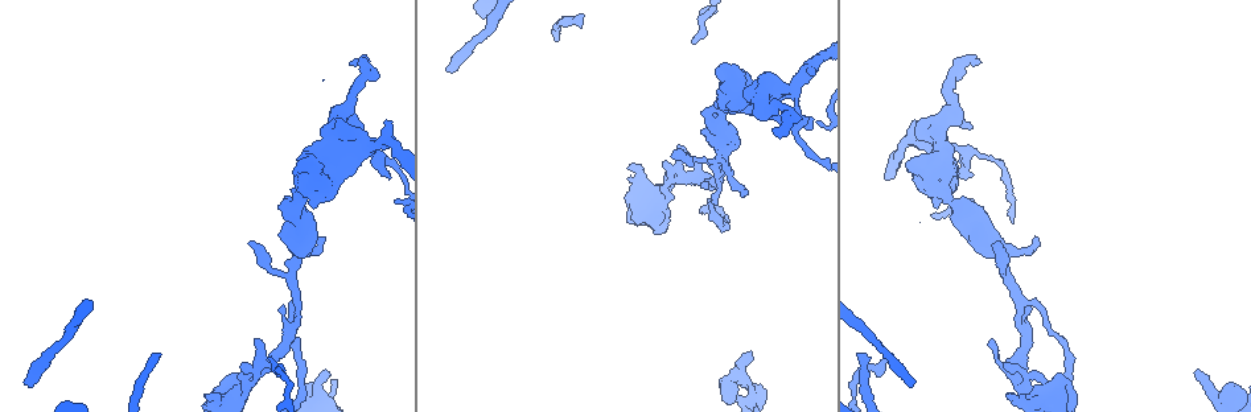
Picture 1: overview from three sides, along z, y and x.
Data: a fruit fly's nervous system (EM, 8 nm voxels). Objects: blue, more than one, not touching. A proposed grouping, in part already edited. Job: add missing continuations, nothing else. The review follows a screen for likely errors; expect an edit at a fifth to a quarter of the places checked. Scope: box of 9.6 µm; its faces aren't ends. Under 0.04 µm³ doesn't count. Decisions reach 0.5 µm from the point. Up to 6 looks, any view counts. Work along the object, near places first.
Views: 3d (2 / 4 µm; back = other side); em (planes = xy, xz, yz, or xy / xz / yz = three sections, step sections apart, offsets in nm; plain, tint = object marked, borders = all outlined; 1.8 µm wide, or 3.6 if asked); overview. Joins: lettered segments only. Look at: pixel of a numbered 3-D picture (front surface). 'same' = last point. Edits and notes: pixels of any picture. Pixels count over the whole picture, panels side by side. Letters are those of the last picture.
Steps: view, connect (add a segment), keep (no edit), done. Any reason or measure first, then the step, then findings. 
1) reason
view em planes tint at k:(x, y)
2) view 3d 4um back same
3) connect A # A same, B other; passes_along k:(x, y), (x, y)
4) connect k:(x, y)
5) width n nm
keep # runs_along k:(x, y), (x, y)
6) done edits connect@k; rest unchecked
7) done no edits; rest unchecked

an open end
view em yz step 4 borders at 1:(742, 194)

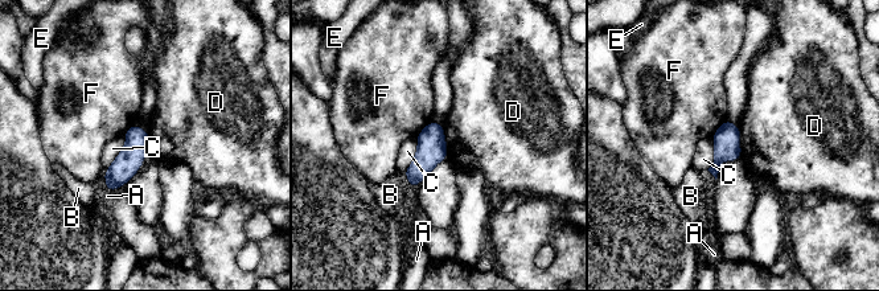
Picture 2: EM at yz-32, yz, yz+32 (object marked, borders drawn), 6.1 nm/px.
cut it another way
view em planes borders same

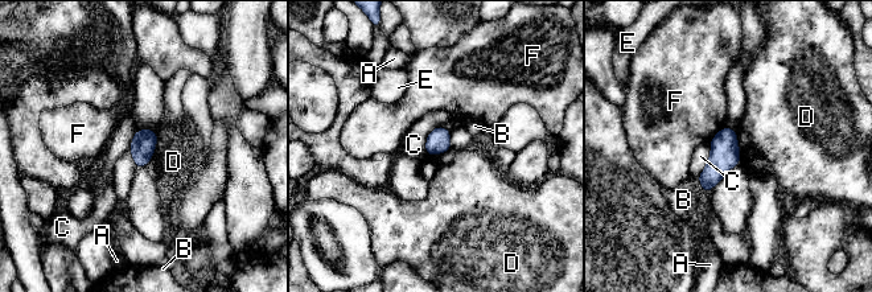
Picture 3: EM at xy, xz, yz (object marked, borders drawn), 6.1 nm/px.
keep # A other, B other, C other, D other, E other, F other; border 3:(735, 131), (739, 143); none of them fits

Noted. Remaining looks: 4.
free end
view 3d 4um at 1:(351, 65)

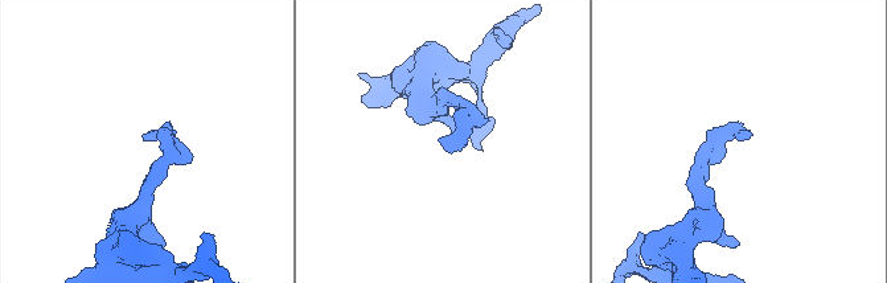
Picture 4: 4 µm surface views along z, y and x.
now the EM
view em planes tint at 4:(741, 133)

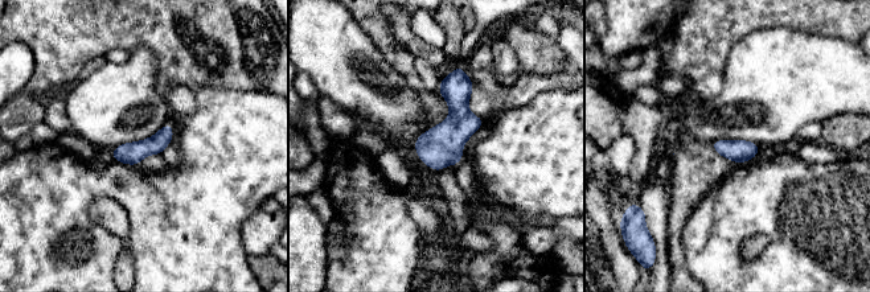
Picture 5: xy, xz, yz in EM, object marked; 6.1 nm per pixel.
what lies round it
view em planes borders same

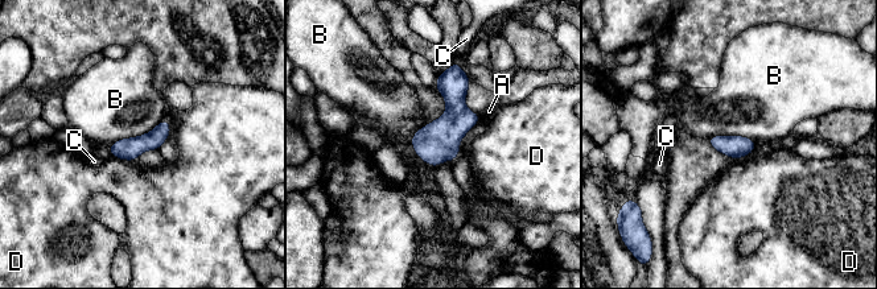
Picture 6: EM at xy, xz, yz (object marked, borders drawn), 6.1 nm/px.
width 140 nm
keep # A other, B other, C other, D other; border 6:(428, 123), (412, 149), (435, 168); none of them fits

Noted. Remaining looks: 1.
thin end
view em planes borders at 1:(325, 371)

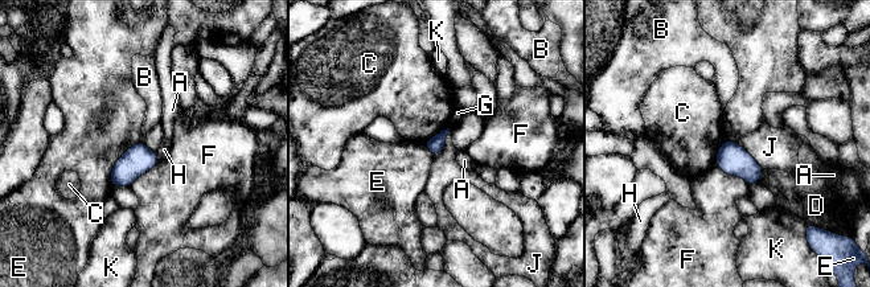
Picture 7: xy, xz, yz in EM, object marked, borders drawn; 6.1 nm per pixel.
keep # A other, B other, C other, D other, E other, F other, G other, H other, J other, K other; border 7:(140, 140), (115, 163), (110, 187); no lettered segment goes on from it

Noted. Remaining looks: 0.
done no edits; rest unchecked

